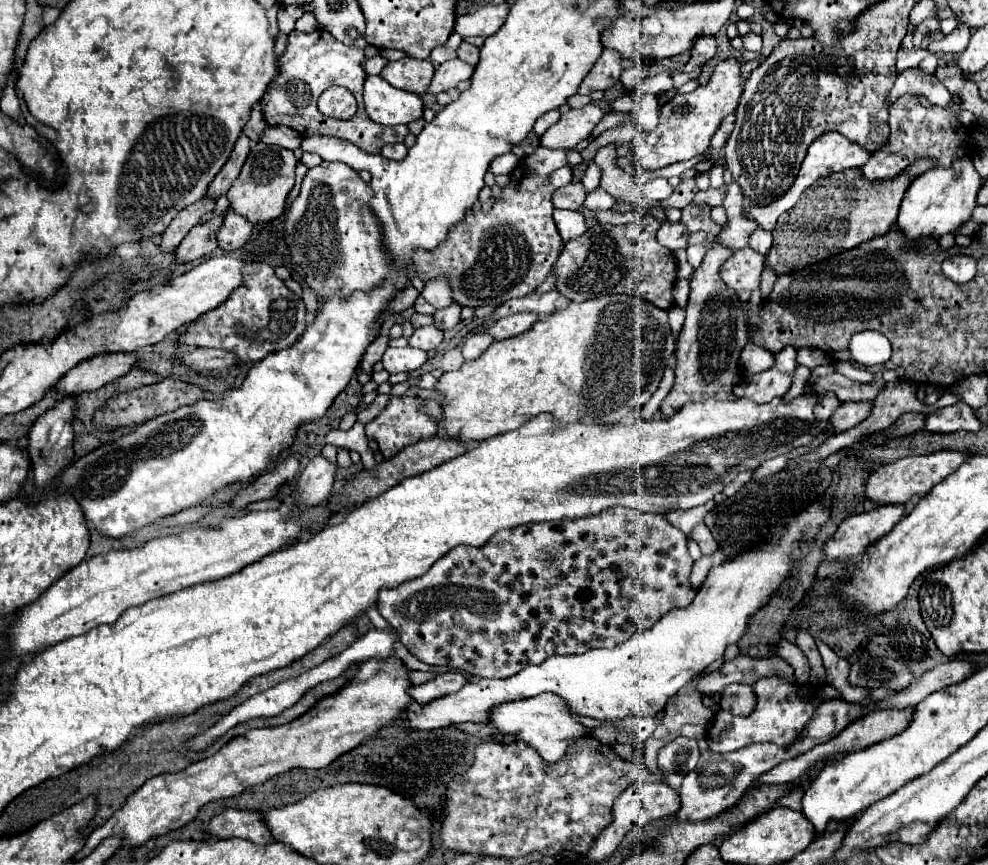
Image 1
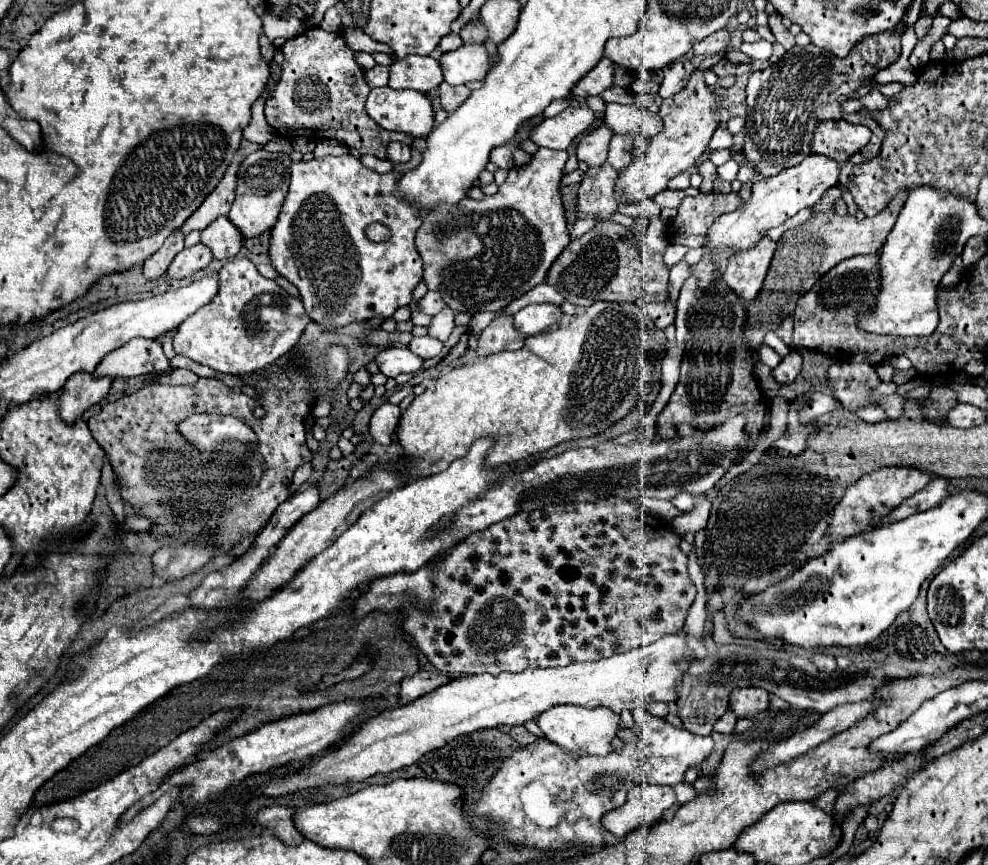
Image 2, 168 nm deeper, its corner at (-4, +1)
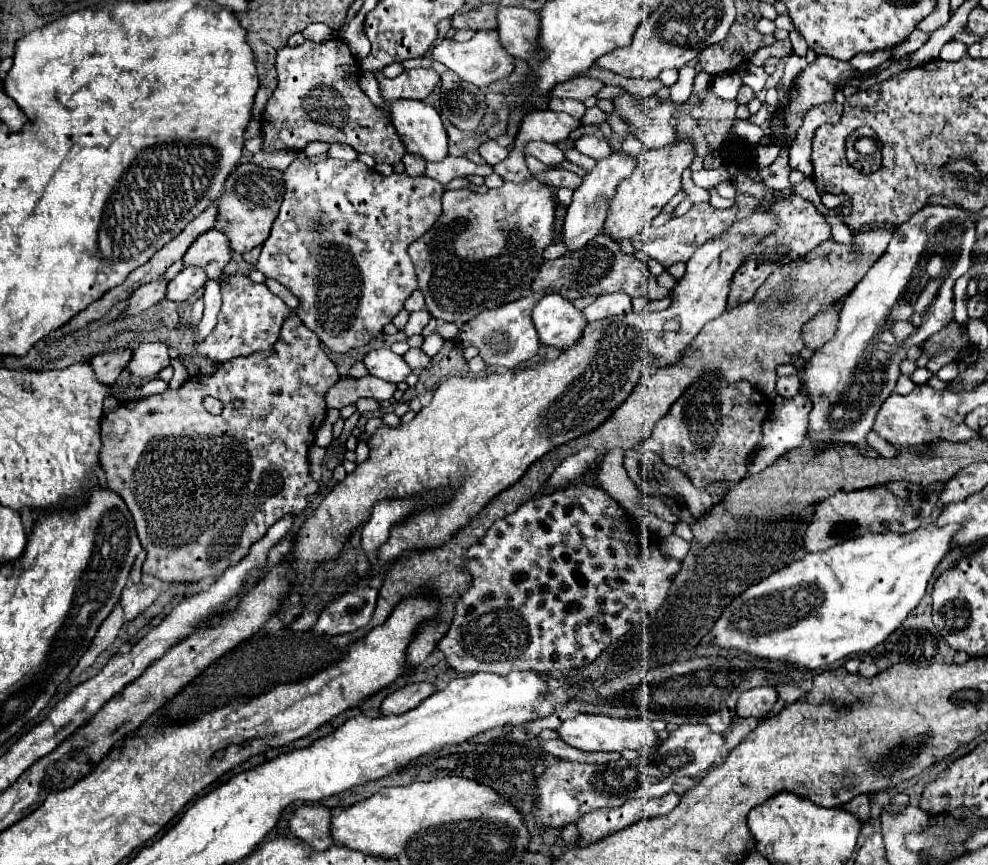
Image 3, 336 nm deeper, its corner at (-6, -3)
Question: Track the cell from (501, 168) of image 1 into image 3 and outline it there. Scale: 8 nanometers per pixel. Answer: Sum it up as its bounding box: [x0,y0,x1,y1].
[480,141,510,165]

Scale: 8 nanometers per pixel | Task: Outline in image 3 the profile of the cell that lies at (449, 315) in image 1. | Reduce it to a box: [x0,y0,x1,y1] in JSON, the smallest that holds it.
[422,331,444,357]

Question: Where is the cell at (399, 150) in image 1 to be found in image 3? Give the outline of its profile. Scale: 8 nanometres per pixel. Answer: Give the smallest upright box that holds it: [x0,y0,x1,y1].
[402,153,424,177]

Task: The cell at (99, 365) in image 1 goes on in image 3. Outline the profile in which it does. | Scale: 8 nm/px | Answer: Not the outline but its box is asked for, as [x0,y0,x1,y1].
[126,343,170,379]

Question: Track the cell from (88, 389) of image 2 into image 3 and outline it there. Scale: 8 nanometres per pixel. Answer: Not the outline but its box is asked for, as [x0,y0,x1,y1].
[90,349,130,385]

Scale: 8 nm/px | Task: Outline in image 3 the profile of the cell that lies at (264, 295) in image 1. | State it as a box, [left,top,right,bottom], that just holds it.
[196,275,294,363]

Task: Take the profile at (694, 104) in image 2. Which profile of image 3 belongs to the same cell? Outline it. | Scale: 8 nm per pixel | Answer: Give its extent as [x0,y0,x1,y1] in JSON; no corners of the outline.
[604,135,696,241]

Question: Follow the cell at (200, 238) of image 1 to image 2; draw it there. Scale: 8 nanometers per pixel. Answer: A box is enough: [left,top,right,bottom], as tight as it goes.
[166,243,212,279]

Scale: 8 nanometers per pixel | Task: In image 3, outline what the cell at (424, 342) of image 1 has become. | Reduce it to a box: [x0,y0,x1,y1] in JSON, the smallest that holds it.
[404,349,432,371]

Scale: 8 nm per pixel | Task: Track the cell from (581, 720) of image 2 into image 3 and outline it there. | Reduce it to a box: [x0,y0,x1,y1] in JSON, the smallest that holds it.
[558,713,658,753]

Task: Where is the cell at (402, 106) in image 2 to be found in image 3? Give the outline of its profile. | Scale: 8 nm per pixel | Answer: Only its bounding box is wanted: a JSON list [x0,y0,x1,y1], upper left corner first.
[360,71,448,161]

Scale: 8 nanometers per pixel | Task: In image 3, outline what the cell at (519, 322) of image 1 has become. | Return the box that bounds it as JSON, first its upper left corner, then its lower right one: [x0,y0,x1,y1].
[532,293,586,349]

